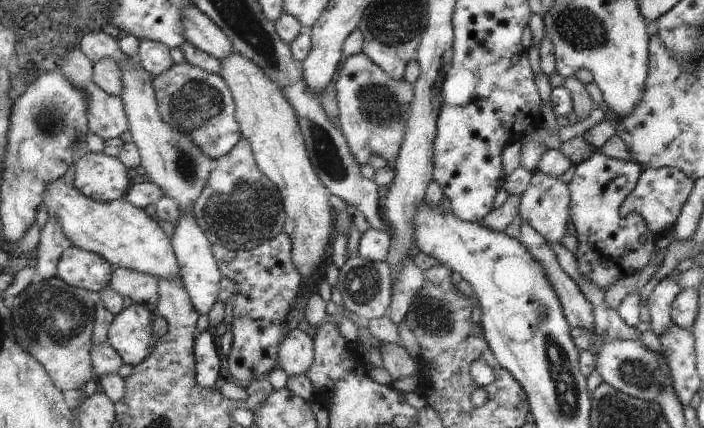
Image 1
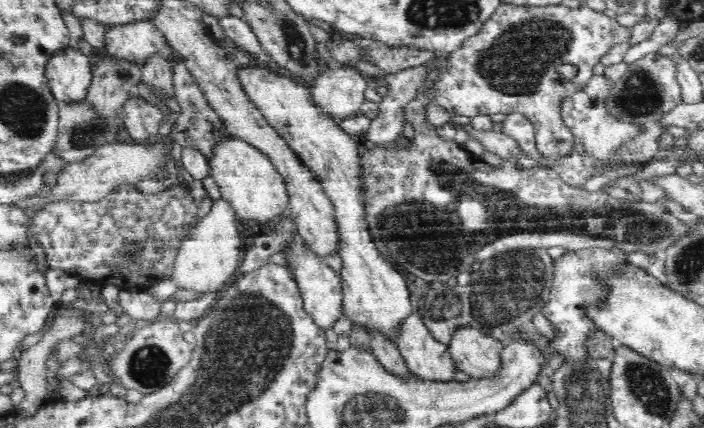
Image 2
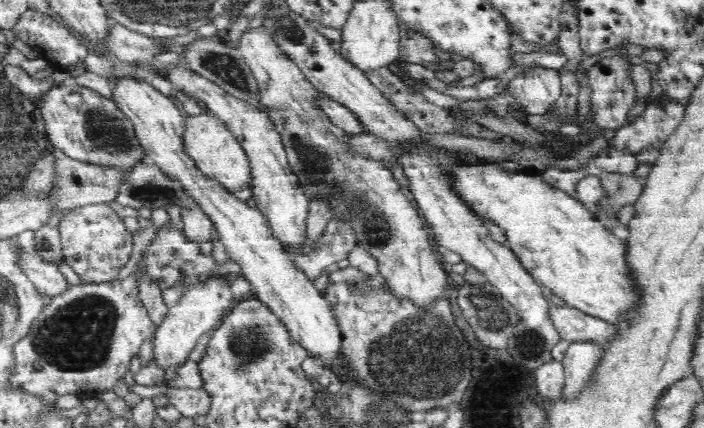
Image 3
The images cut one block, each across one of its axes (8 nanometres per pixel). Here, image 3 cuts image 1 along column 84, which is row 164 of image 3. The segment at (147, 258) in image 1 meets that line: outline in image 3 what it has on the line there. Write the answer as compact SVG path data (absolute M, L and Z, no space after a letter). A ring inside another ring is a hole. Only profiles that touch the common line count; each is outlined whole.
M205 109L197 115L188 115L185 119L183 151L194 161L195 168L198 168L202 176L218 182L228 192L251 188L251 169L247 154L226 123Z

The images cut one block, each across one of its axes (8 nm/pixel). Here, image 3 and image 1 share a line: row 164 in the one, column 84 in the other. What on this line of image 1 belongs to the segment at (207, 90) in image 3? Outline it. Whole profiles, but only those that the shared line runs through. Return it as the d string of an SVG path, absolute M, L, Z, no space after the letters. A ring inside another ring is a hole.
M71 246L63 252L57 275L70 286L100 294L103 288L110 286L114 270L114 265L107 262L107 258Z

